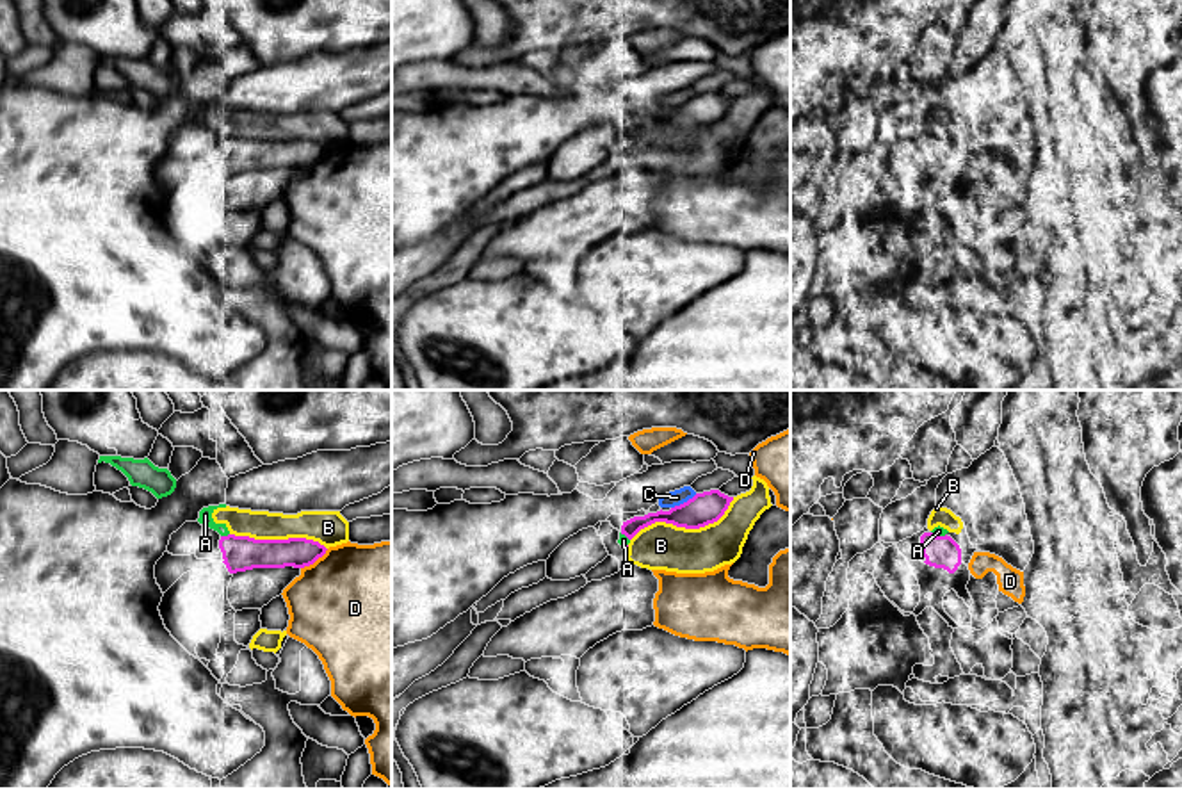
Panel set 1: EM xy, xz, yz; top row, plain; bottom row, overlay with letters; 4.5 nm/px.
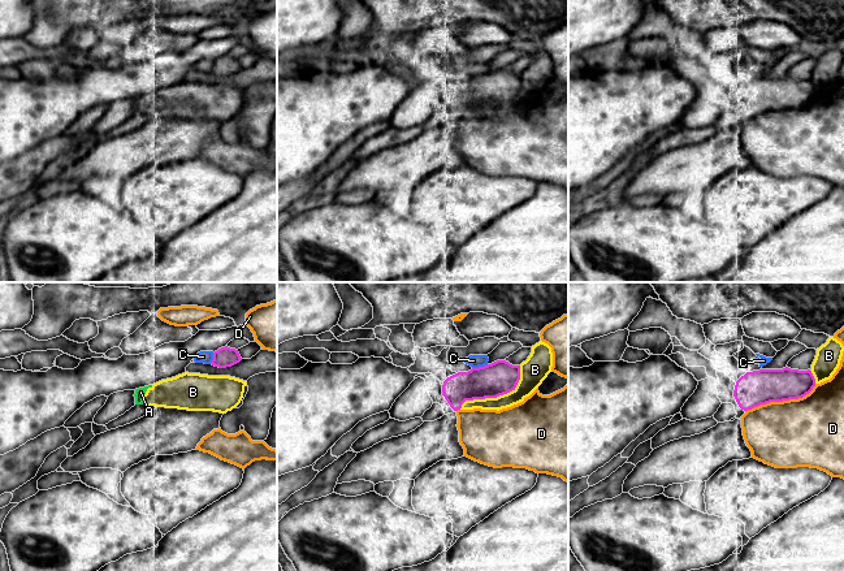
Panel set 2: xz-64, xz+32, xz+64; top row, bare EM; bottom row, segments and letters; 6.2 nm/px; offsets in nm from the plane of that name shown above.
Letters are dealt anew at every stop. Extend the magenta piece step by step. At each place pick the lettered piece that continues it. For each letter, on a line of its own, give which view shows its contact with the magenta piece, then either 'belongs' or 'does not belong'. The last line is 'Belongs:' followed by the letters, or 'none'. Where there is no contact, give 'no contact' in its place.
A: xy | does not belong
B: xz | does not belong
C: xz | does not belong
D: xy | does not belong
Belongs: none

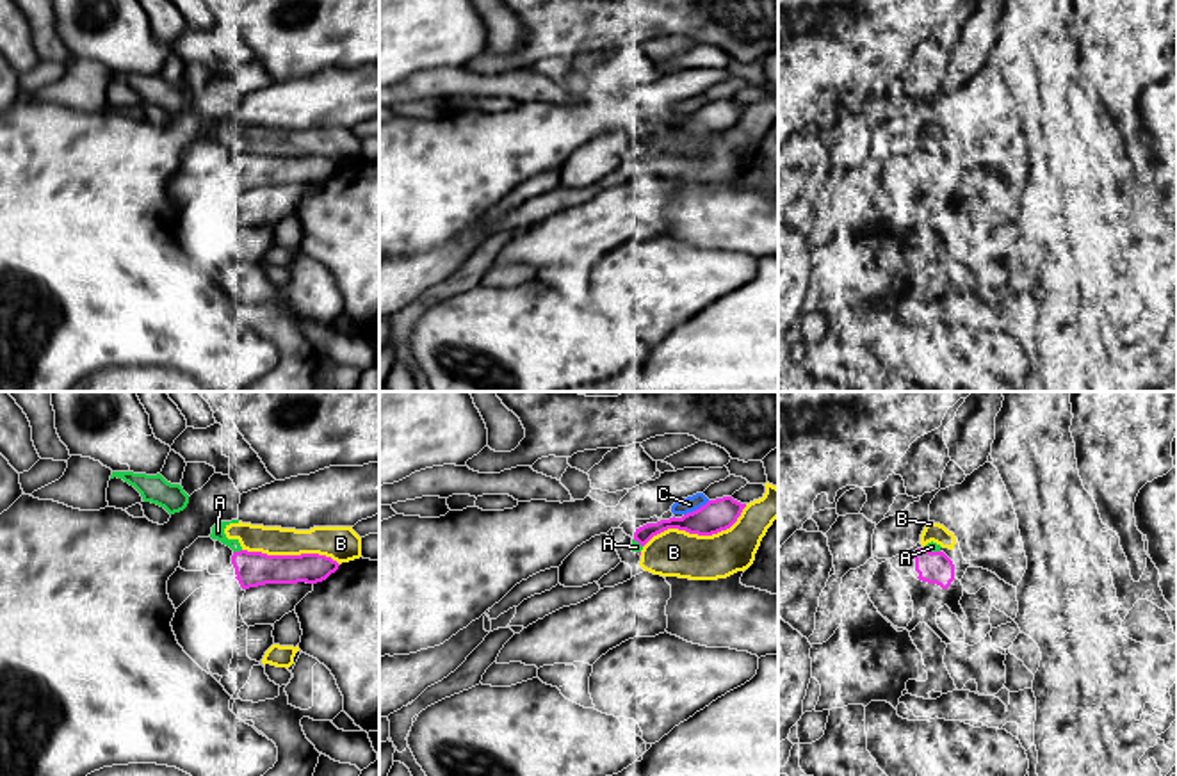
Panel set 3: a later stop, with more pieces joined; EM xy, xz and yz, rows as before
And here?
A: xy | does not belong
B: xz | does not belong
C: xz | does not belong
Belongs: none

